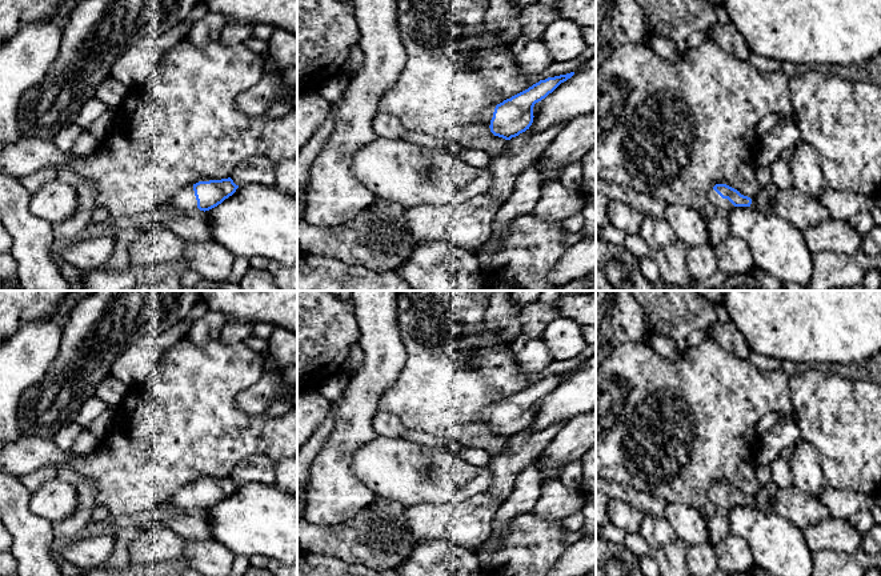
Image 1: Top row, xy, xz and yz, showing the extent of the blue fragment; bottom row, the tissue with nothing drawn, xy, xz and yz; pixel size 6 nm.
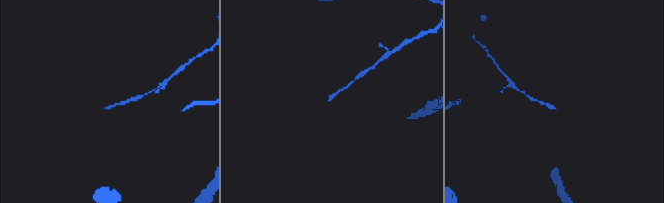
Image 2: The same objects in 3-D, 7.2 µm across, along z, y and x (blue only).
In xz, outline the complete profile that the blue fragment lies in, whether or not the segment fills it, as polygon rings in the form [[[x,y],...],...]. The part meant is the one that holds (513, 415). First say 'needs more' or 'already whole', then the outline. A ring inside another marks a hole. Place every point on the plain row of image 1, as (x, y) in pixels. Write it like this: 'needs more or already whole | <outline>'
needs more | [[[570,371],[540,379],[528,388],[497,404],[489,404],[478,413],[478,419],[488,424],[494,435],[510,439],[529,428],[534,416],[534,403],[545,397],[561,381],[566,380],[573,373],[574,371]]]

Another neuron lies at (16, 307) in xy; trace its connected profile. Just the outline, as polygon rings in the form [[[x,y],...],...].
[[[0,291],[0,344],[24,324],[52,319],[59,303],[73,291]]]

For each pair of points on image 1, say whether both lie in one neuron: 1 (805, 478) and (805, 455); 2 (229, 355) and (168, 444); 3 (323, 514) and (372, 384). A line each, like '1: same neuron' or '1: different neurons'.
1: same neuron
2: same neuron
3: same neuron

